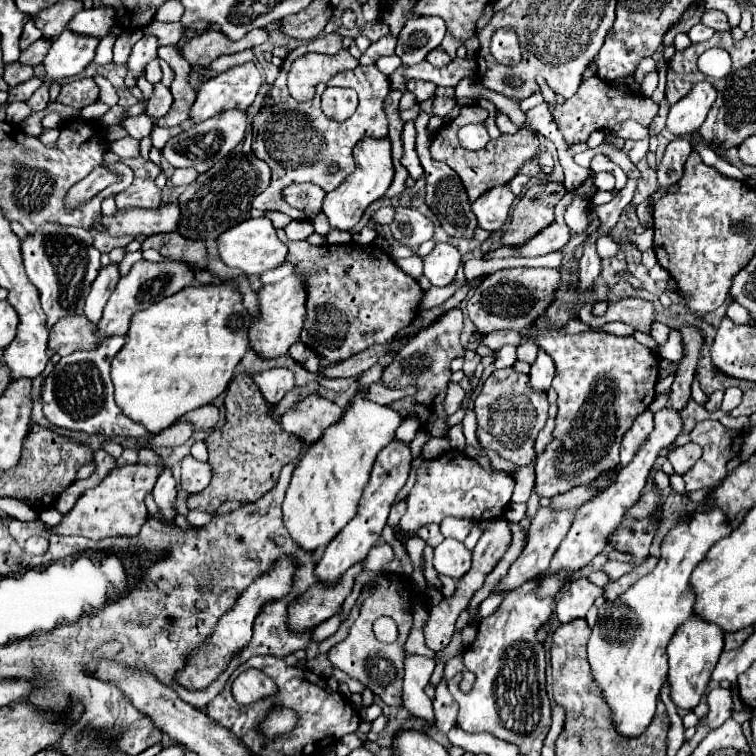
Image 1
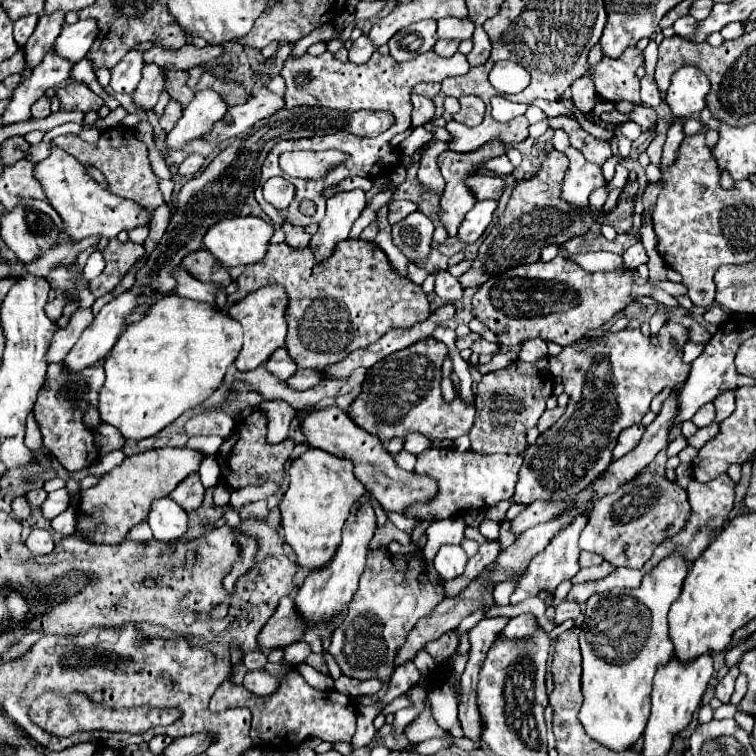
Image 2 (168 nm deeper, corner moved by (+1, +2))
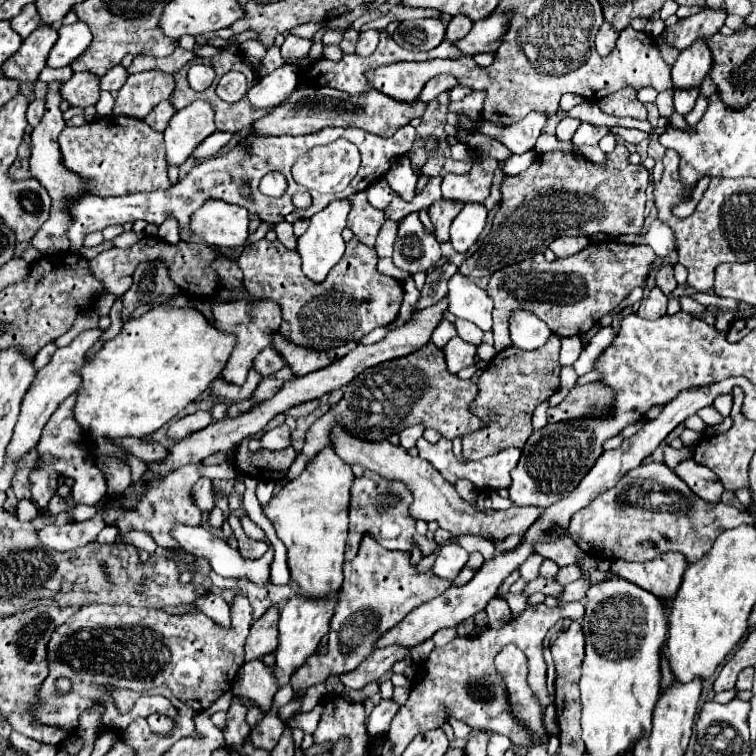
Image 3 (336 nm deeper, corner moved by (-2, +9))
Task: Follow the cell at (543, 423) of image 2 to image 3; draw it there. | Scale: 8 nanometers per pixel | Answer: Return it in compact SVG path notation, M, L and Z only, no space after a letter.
M599 382L575 386L559 406L547 410L547 420L555 424L583 418L587 414L591 414L591 418L603 418L607 406L611 406L611 390L607 390L607 386L599 386Z

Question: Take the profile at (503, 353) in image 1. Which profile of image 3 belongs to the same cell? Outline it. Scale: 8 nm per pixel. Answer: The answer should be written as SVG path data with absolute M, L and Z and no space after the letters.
M455 274L449 280L449 312L457 318L469 320L481 330L491 330L493 302L489 294L473 284L467 276Z

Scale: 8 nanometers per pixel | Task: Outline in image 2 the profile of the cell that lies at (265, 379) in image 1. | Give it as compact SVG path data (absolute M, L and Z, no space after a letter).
M262 401L262 411L268 419L268 443L280 443L288 437L288 425L296 411L286 401Z

